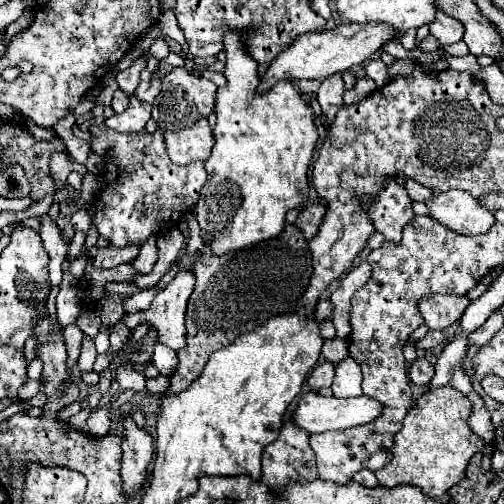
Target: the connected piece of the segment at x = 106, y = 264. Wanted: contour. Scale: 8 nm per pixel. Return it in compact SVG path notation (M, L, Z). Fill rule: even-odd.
M128 244L124 248L114 248L114 246L106 246L106 248L98 248L98 254L94 256L94 264L96 268L114 268L120 266L124 262L132 262L136 260L140 248L136 244Z

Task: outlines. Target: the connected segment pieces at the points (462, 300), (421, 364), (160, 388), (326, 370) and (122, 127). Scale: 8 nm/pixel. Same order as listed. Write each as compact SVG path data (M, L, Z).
M428 296L420 300L418 308L430 330L444 330L458 322L470 300L466 296Z
M416 358L408 368L408 378L416 386L426 386L434 376L434 366L426 358Z
M158 376L154 380L146 380L146 386L148 386L150 392L156 392L156 394L166 394L168 388L170 388L168 378L162 378L162 376Z
M322 360L320 364L316 364L316 368L310 372L308 376L308 386L310 388L322 388L322 386L330 386L334 380L334 364Z
M132 98L122 114L114 114L106 118L104 124L116 132L142 132L146 122L150 120L150 110L152 110L150 104Z

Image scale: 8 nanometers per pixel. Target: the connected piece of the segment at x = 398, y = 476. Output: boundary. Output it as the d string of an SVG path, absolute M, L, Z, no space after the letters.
M456 388L426 390L416 400L416 406L408 410L404 424L394 438L394 458L376 472L378 482L386 488L412 484L430 498L442 498L448 488L466 478L468 460L476 452L482 452L486 444L478 434L470 430L470 414L470 400L462 392L456 392Z

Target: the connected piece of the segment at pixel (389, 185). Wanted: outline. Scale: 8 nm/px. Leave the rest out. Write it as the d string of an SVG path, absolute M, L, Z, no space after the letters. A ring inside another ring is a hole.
M388 178L380 192L380 198L372 200L362 196L362 200L368 204L368 212L372 214L378 232L382 232L386 240L400 244L404 226L414 218L412 198L408 196L406 188L396 184L394 178Z

